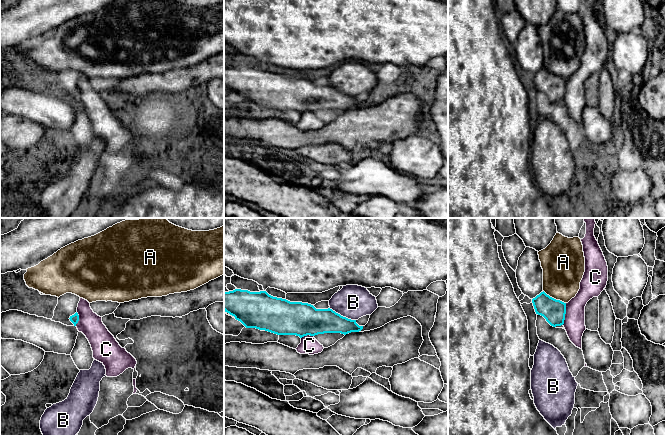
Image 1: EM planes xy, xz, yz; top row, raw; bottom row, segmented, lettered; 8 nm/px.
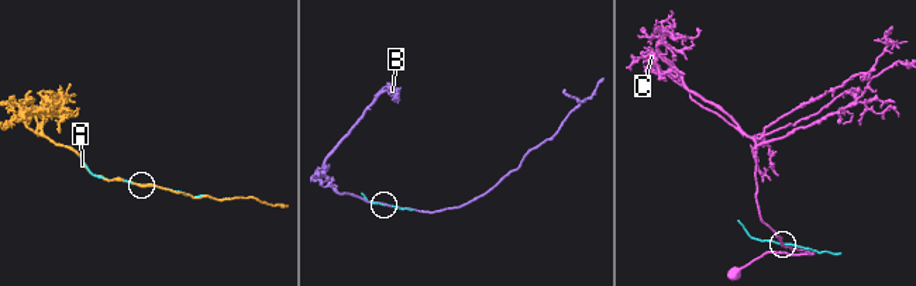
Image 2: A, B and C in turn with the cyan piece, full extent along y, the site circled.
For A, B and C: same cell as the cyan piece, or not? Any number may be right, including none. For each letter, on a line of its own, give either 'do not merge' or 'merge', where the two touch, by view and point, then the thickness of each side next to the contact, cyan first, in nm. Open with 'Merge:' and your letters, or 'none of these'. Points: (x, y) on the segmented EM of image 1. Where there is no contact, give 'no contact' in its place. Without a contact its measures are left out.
Merge: A
A: merge | yz (553, 298) | 180/340 nm
B: do not merge | xz (342, 316) | 220/280 nm
C: do not merge | yz (565, 313) | 180/170 nm

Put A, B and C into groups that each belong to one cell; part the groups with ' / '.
A / B / C

